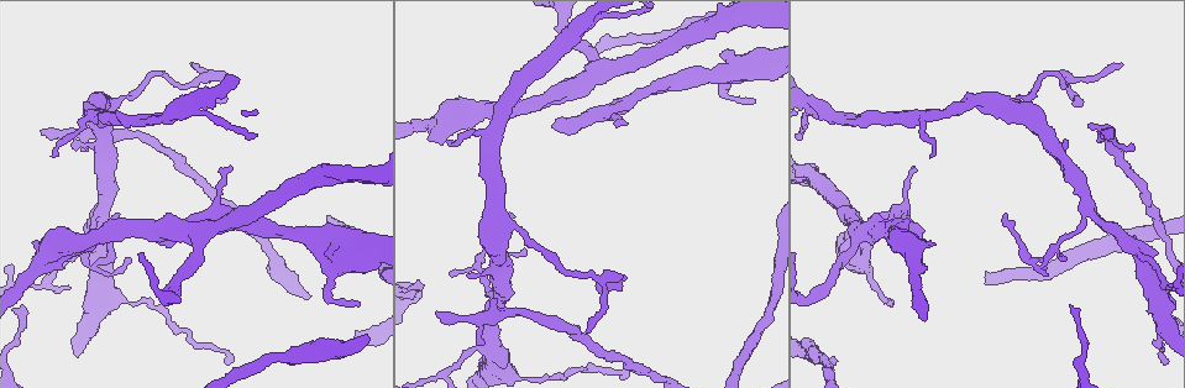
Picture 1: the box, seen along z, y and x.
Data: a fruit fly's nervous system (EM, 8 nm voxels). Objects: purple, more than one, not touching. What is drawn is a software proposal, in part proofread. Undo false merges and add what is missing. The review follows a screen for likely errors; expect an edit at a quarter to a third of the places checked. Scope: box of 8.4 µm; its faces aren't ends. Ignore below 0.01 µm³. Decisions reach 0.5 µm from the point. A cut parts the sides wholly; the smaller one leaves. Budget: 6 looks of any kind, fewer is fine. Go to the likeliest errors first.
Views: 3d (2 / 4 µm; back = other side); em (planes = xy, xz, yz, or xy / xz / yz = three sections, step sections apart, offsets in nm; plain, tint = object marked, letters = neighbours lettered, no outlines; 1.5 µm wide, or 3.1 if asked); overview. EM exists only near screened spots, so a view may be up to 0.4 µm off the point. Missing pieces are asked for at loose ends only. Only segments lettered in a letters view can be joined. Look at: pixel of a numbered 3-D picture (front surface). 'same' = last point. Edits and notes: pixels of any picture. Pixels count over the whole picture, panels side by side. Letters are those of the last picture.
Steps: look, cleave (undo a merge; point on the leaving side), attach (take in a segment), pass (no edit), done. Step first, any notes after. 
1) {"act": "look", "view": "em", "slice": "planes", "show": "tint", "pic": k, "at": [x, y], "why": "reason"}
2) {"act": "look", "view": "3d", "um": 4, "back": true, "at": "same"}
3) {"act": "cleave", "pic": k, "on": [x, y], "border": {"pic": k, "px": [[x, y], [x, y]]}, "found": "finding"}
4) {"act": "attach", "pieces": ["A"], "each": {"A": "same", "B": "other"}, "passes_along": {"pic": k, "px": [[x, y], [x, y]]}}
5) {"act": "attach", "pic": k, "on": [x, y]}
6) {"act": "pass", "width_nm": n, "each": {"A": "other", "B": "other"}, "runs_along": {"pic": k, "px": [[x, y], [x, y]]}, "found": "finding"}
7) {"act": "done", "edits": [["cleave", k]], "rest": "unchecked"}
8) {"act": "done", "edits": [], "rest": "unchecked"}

{"act": "look", "view": "em", "slice": "xz", "step": 8, "show": "tint", "pic": 1, "at": [440, 317], "why": "free end"}

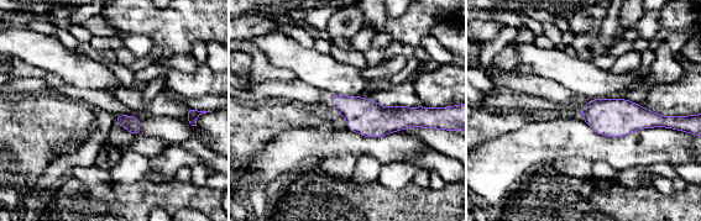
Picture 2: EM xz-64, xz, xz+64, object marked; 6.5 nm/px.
{"act": "look", "view": "em", "slice": "planes", "show": "letters", "at": "same"}

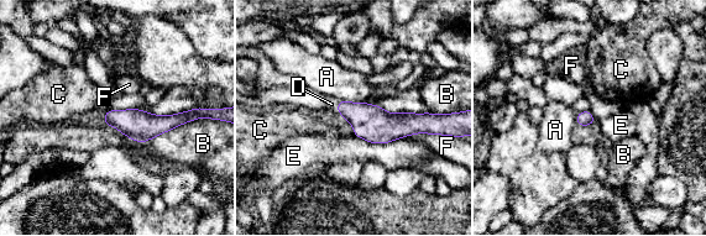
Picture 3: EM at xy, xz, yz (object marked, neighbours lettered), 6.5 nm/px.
{"act": "attach", "pieces": ["D"], "each": {"A": "other", "B": "other", "C": "other", "D": "same", "E": "other", "F": "other"}, "passes_along": {"pic": 3, "px": [[371, 122], [338, 106], [331, 103]]}, "found": "it goes on there"}

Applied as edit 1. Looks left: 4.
{"act": "look", "view": "3d", "um": 4, "pic": 1, "at": [36, 244], "why": "branch stops here"}

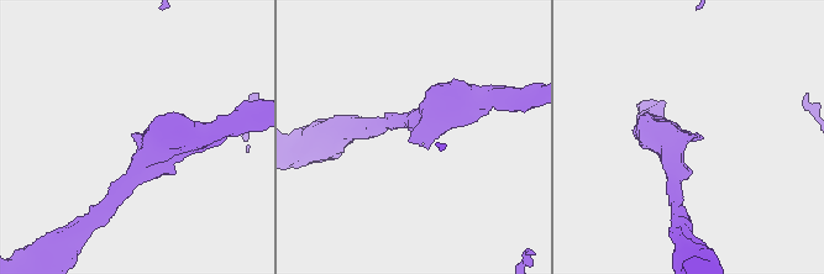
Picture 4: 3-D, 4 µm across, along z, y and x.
{"act": "look", "view": "em", "slice": "planes", "show": "letters", "pic": 4, "at": [415, 142]}

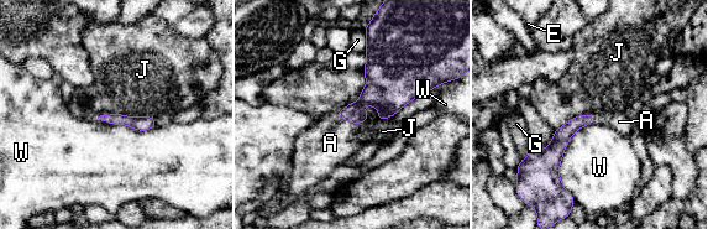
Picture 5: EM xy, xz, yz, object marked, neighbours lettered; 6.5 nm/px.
{"act": "attach", "pieces": ["A"], "longest_contact_nm": ["W", 550], "each": {"A": "same", "E": "other", "G": "other", "J": "other", "W": "other"}, "found": "it goes on there"}

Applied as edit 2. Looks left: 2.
{"act": "done", "edits": [["attach", 3], ["attach", 5]], "rest": "unchecked"}

